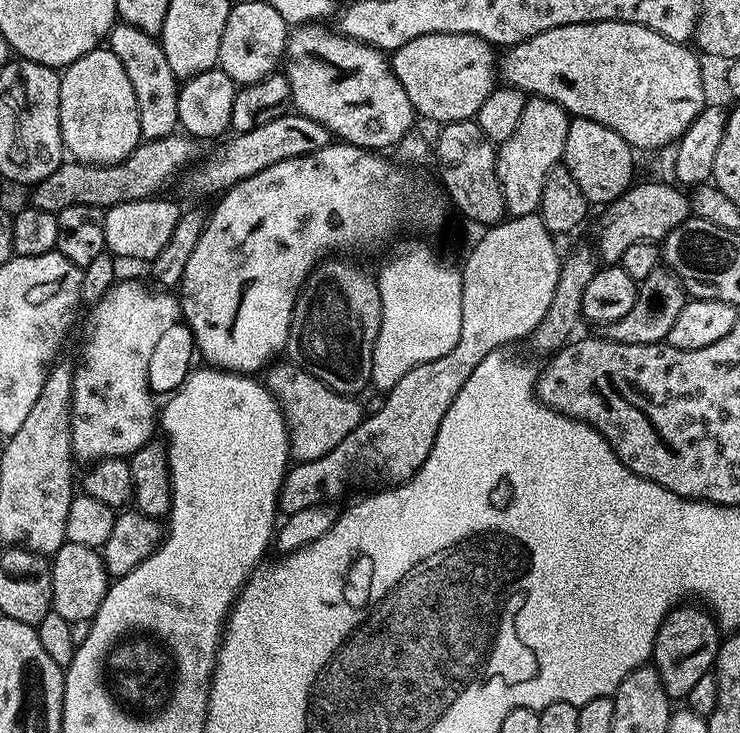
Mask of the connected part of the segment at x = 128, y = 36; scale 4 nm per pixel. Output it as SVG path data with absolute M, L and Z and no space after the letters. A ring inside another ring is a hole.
M117 22L113 24L106 37L106 47L122 62L126 75L130 77L130 86L134 86L134 98L138 98L138 122L140 135L144 140L157 140L173 135L180 128L178 118L178 78L166 62L157 37L146 34L130 24Z

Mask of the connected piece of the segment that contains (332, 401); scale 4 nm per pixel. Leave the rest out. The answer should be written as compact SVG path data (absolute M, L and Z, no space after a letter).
M291 362L283 363L272 366L277 368L267 369L269 372L266 386L271 389L284 410L290 433L290 450L295 459L300 462L317 460L330 454L330 450L334 450L334 446L338 446L338 442L342 442L346 434L350 434L360 425L366 415L365 409L360 409L359 399L328 388L306 369Z

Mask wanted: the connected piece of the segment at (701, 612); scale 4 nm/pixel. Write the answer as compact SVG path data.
M681 603L668 613L668 619L658 630L656 644L652 648L654 666L659 669L664 688L672 698L686 698L697 682L713 671L722 643L722 628L717 617L711 611L708 613L706 609L695 608L688 603Z

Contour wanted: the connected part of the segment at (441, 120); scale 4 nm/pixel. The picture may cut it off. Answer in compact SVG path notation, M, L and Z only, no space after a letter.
M422 34L418 38L414 38L410 42L406 42L406 46L396 49L390 56L390 67L392 73L396 76L398 82L402 84L402 90L406 90L406 98L410 98L413 108L416 110L417 117L428 120L433 120L436 126L443 126L446 124L453 124L459 120L471 120L475 117L476 112L482 106L482 102L486 102L486 98L492 93L494 87L494 76L496 80L496 72L494 69L494 60L492 64L492 52L494 52L493 45L489 44L487 40L481 40L479 36L466 36L460 34Z

